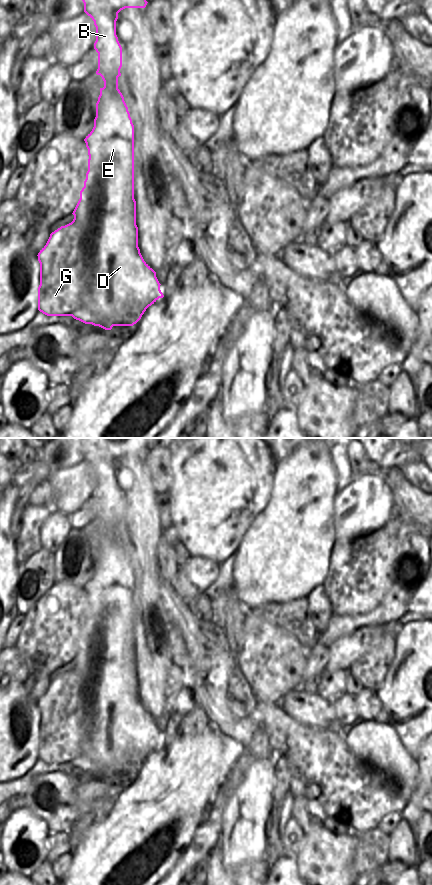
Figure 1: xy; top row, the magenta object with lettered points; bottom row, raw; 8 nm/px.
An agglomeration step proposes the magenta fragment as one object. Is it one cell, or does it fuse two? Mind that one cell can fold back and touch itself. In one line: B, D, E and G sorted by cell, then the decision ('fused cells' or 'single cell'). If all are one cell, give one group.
B D E / G; fused cells

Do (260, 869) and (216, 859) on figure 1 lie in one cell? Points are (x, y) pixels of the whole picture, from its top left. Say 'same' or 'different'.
same

